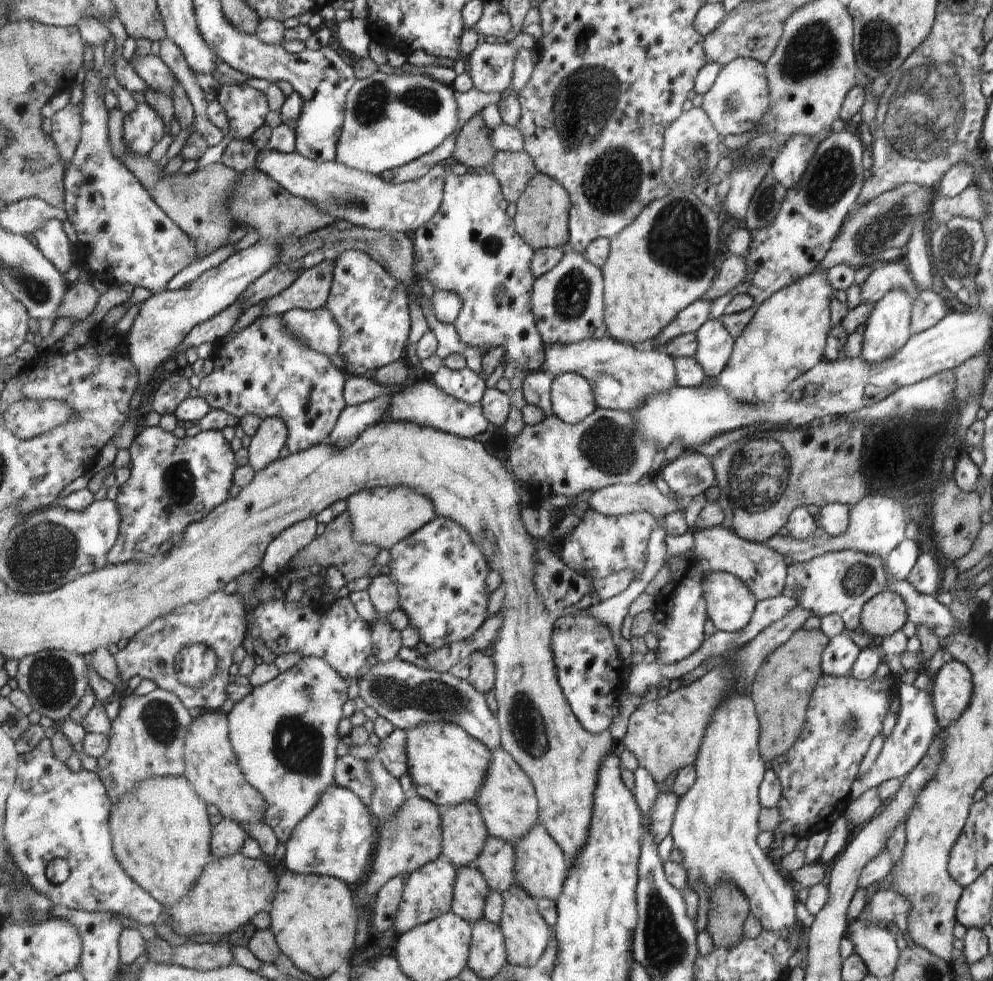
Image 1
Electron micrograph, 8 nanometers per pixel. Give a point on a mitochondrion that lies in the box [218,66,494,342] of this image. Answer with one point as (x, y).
(371, 104)

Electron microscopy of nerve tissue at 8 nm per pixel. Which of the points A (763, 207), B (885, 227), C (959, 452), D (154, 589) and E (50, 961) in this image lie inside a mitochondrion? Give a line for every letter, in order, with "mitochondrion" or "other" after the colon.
A: mitochondrion
B: mitochondrion
C: other
D: other
E: other

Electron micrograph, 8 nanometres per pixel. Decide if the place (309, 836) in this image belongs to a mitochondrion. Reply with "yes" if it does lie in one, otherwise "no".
no

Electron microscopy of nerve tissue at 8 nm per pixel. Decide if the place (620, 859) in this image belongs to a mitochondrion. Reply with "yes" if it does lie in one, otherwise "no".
no

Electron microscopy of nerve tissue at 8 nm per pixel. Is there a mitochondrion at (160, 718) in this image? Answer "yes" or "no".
yes

